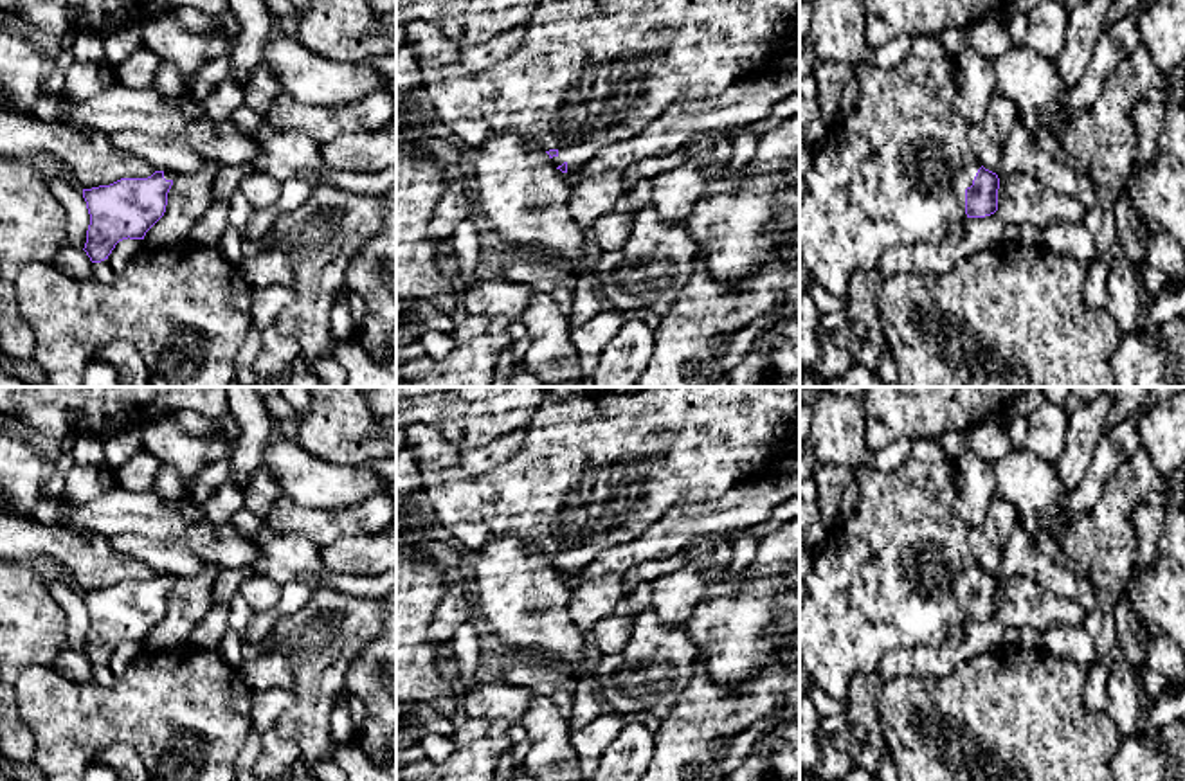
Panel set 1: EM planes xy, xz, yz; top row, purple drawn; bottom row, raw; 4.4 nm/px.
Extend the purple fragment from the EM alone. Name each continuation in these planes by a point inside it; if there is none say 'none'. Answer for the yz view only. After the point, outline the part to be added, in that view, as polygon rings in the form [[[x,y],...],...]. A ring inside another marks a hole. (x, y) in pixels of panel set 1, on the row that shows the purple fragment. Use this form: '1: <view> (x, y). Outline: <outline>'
1: yz (892, 171). Outline: [[[920,40],[902,63],[879,68],[870,59],[855,65],[859,101],[828,126],[801,173],[807,194],[800,205],[800,263],[810,279],[845,299],[857,272],[872,272],[888,248],[938,245],[956,220],[965,220],[965,189],[981,167],[967,140],[967,124],[956,113],[958,81],[954,58],[936,41]]]

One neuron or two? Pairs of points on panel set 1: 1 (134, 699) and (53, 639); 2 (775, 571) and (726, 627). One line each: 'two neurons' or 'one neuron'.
1: two neurons
2: one neuron

